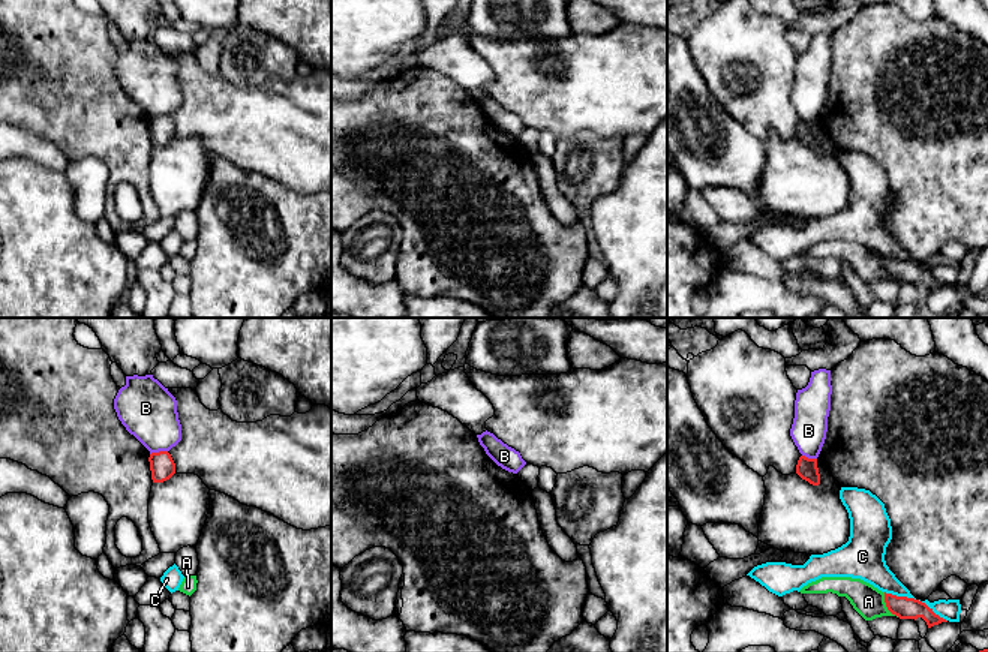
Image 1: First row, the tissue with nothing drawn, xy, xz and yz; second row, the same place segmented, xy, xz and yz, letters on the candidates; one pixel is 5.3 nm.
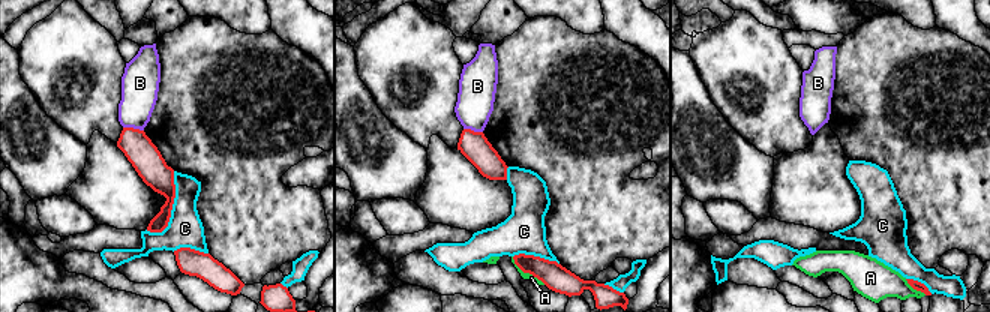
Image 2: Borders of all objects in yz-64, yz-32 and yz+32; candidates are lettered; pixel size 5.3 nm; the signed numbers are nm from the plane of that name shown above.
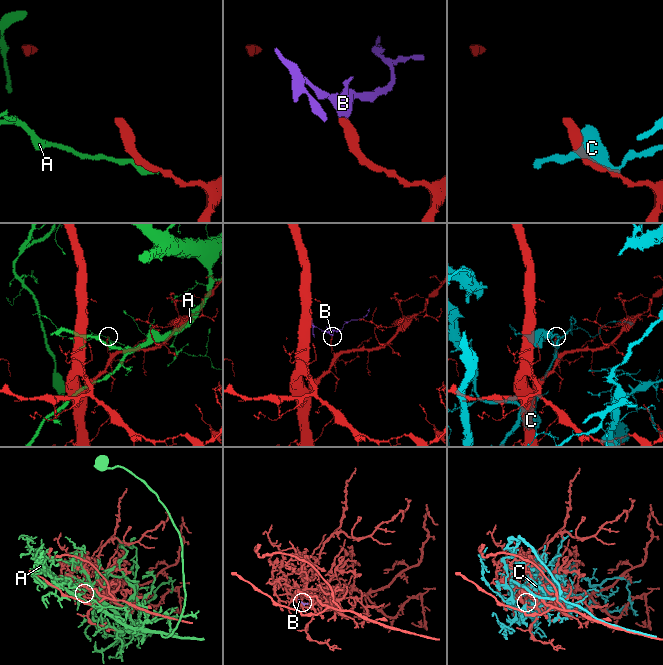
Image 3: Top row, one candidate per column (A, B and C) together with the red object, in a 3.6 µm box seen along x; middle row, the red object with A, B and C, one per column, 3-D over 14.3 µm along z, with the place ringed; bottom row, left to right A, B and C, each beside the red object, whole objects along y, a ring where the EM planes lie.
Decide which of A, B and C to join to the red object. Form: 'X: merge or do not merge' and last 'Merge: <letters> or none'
A: do not merge
B: do not merge
C: do not merge
Merge: none

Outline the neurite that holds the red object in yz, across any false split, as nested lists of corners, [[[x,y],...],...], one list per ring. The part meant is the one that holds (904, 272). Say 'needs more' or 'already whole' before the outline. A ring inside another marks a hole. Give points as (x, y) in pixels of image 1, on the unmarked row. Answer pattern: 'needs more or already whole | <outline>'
already whole | [[[885,256],[885,267],[888,274],[900,283],[916,285],[918,282],[922,282],[927,286],[928,292],[942,286],[948,286],[946,283],[936,279],[933,273],[930,273],[925,267],[915,262],[897,261]]]

